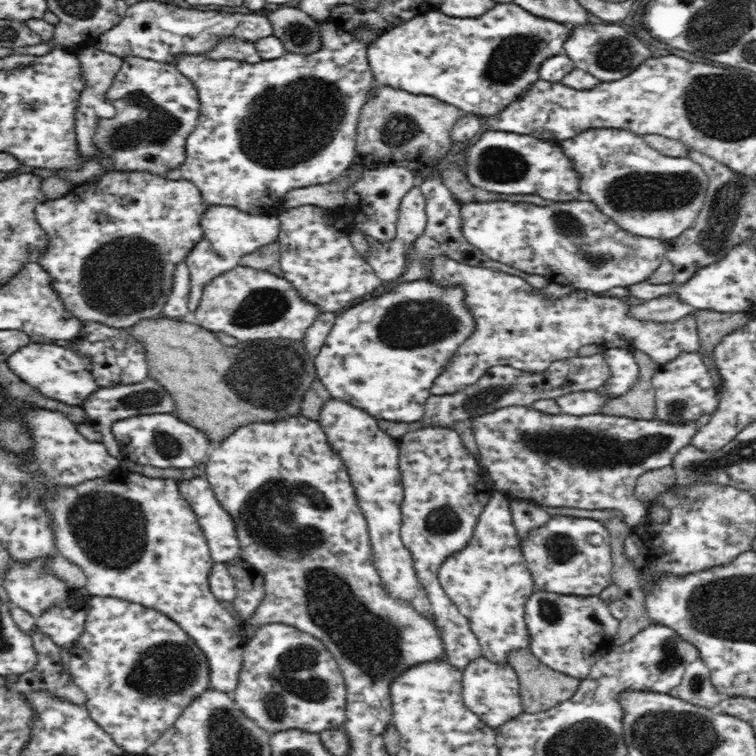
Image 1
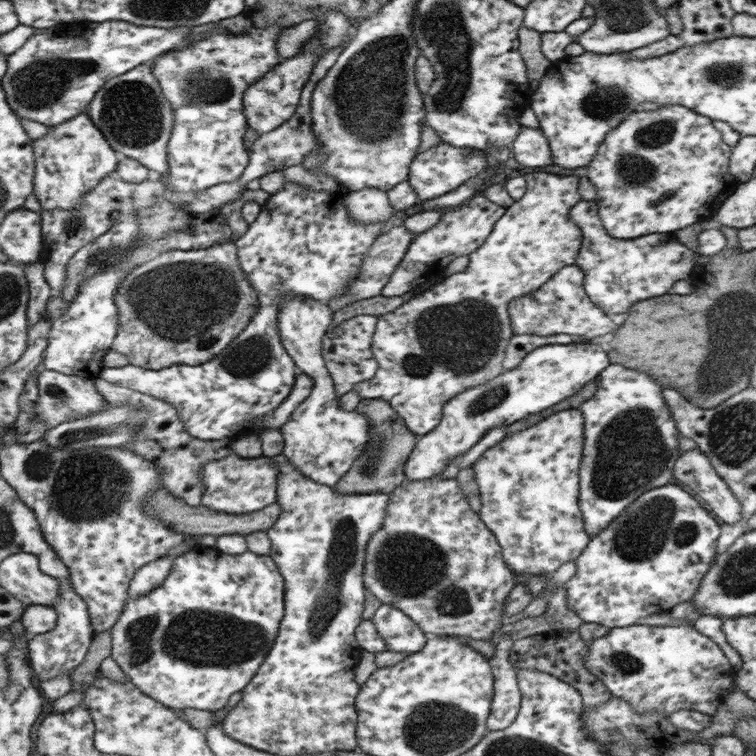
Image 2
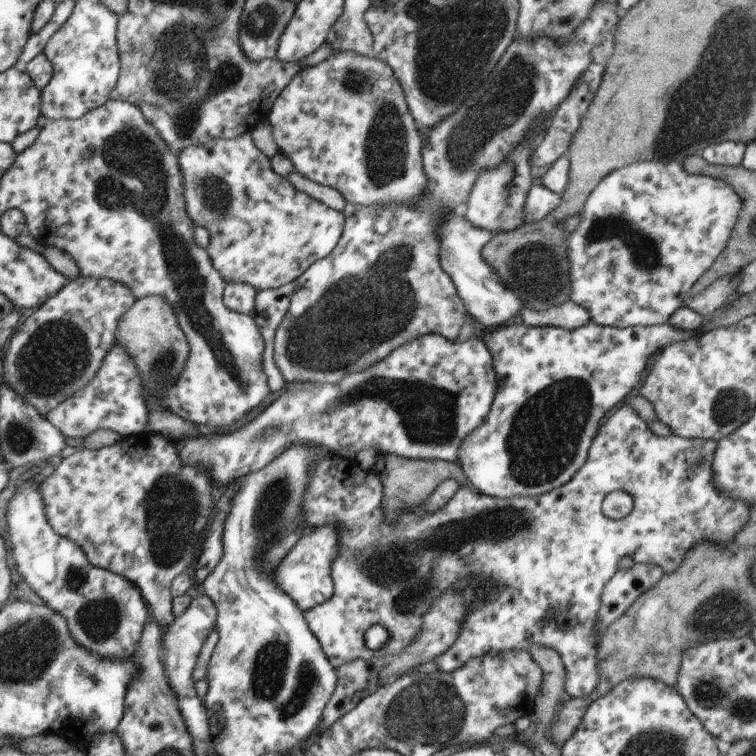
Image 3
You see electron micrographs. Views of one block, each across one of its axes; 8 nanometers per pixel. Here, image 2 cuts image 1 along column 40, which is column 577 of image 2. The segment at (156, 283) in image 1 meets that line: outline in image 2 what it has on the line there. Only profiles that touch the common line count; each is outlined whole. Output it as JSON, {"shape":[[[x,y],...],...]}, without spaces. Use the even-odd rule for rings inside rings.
{"shape":[[[580,200],[570,208],[569,217],[579,227],[582,237],[574,265],[582,269],[583,290],[601,312],[627,312],[633,302],[667,294],[673,282],[685,280],[692,275],[696,264],[695,253],[673,240],[673,234],[654,233],[635,239],[615,239],[602,228],[597,211],[594,200]]]}

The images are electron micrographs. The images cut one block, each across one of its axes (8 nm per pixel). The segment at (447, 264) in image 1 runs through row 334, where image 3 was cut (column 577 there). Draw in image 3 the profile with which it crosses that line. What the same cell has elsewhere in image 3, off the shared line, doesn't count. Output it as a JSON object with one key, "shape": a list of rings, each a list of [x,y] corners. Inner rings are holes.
{"shape":[[[627,401],[615,410],[601,427],[597,429],[596,435],[590,442],[588,453],[584,463],[579,470],[574,472],[574,475],[561,486],[548,490],[546,493],[537,496],[514,496],[511,498],[495,498],[486,494],[475,491],[466,481],[460,485],[457,492],[441,508],[433,512],[423,511],[414,513],[415,508],[409,507],[401,511],[393,523],[384,521],[384,510],[382,509],[382,498],[384,497],[382,486],[378,476],[371,472],[361,470],[357,462],[345,463],[343,458],[337,453],[327,453],[323,455],[314,465],[310,466],[306,489],[302,494],[302,518],[306,526],[311,530],[323,525],[331,525],[338,528],[338,538],[340,539],[340,547],[337,549],[337,554],[332,558],[330,564],[330,577],[332,580],[332,593],[330,598],[320,605],[314,606],[311,610],[302,613],[308,629],[315,635],[321,650],[325,653],[329,664],[336,668],[343,663],[355,659],[370,659],[371,657],[389,656],[410,645],[412,638],[418,635],[418,628],[422,621],[422,614],[441,593],[456,590],[456,596],[461,600],[467,601],[472,608],[466,613],[464,620],[461,622],[460,631],[458,632],[455,642],[452,643],[443,654],[436,656],[433,662],[437,665],[437,671],[444,673],[458,669],[465,661],[470,658],[481,657],[485,653],[503,653],[506,650],[528,650],[529,645],[541,645],[552,648],[559,656],[562,662],[565,679],[564,690],[573,698],[581,701],[583,697],[589,696],[595,690],[598,684],[598,660],[596,652],[598,650],[598,638],[594,623],[596,622],[596,614],[600,607],[600,594],[603,585],[617,572],[620,568],[620,560],[627,557],[634,563],[643,563],[644,565],[657,565],[663,575],[672,573],[682,561],[684,554],[699,540],[709,540],[715,542],[721,549],[729,543],[734,535],[742,529],[748,521],[749,511],[745,503],[736,501],[730,495],[719,493],[713,486],[711,480],[711,459],[713,451],[716,447],[716,441],[709,439],[686,439],[677,435],[669,435],[660,437],[655,435],[647,427],[645,422],[638,414],[635,414],[633,407]],[[612,490],[622,490],[627,492],[632,498],[632,508],[630,512],[621,519],[610,520],[605,518],[601,513],[601,501],[605,495]],[[731,498],[731,500],[730,500]],[[468,553],[473,561],[466,561],[464,557]],[[487,584],[487,586],[485,586]],[[474,586],[481,587],[485,594],[483,599],[475,599],[472,590]],[[479,600],[479,601],[477,601]],[[379,624],[387,631],[387,639],[380,649],[370,650],[364,646],[363,633],[367,628]]]}

